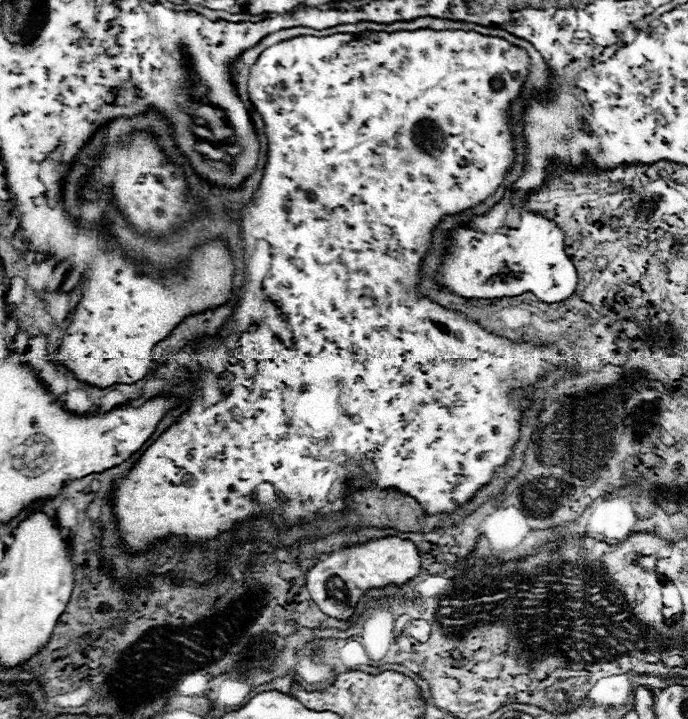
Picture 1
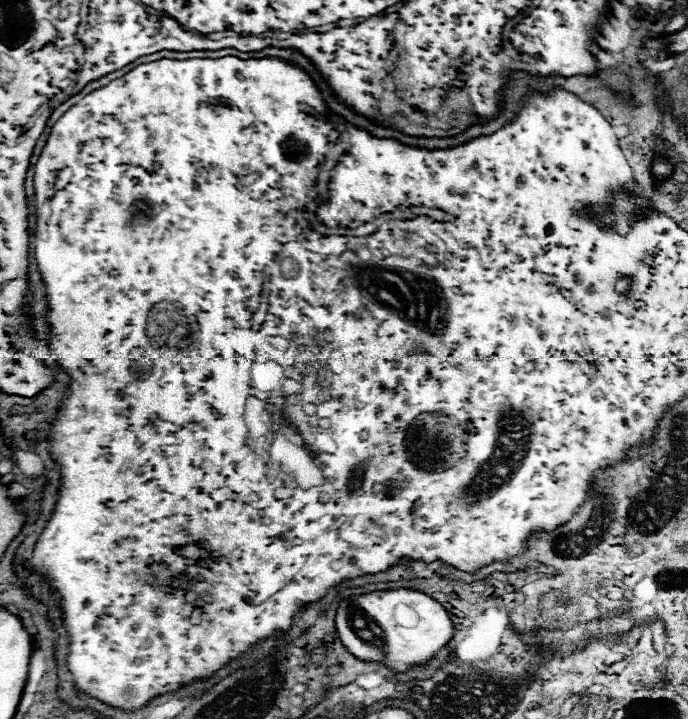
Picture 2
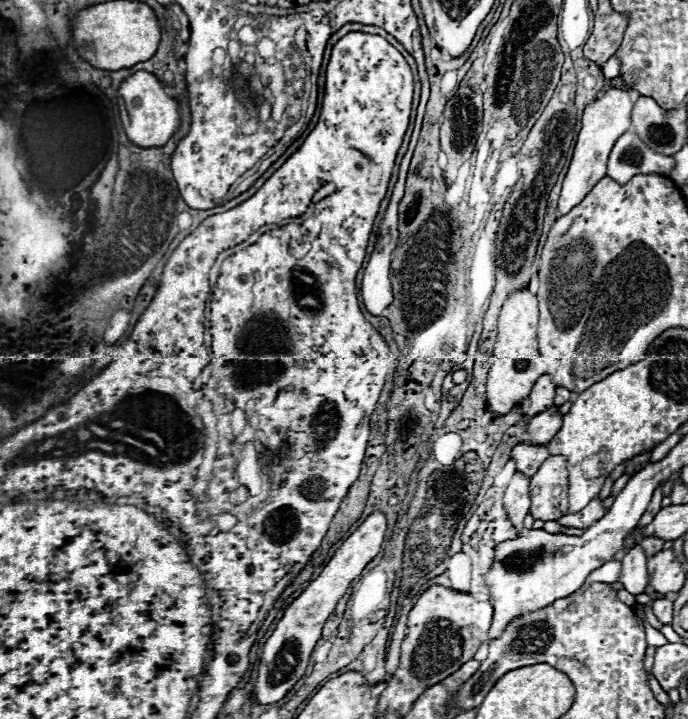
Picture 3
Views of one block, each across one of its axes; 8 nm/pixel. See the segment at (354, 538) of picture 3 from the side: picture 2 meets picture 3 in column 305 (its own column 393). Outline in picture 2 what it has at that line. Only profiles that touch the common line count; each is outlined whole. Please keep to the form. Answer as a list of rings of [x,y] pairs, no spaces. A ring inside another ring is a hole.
[[[406,588],[344,598],[338,606],[336,630],[342,644],[358,660],[380,662],[392,672],[426,666],[454,638],[454,624],[442,604]]]

